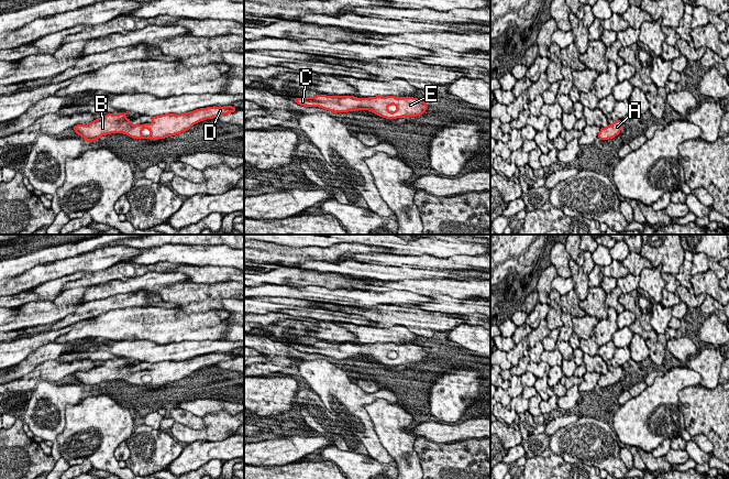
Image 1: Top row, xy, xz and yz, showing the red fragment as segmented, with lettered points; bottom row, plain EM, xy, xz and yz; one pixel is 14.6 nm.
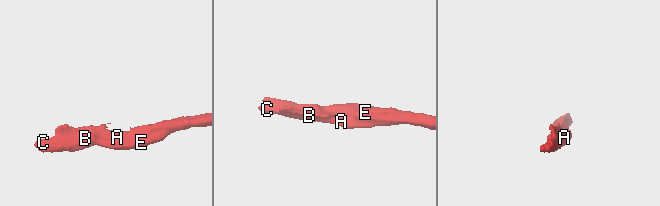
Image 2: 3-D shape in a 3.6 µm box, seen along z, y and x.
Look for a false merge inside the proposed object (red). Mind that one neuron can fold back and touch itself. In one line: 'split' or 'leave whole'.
leave whole

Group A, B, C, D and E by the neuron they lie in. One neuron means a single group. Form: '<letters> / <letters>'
A B C D E

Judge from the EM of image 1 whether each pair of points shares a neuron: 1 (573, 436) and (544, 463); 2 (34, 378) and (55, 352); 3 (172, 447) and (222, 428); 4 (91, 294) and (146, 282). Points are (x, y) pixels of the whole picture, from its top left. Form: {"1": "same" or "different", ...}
{"1": "different", "2": "different", "3": "different", "4": "same"}

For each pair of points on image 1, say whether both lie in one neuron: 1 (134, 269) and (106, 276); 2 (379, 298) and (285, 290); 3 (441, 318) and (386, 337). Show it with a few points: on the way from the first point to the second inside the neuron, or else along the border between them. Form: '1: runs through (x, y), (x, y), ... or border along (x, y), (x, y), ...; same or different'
1: runs through (128, 270), (112, 273); same
2: runs through (356, 295), (308, 291); same
3: border along (383, 327), (404, 325), (420, 336); different

